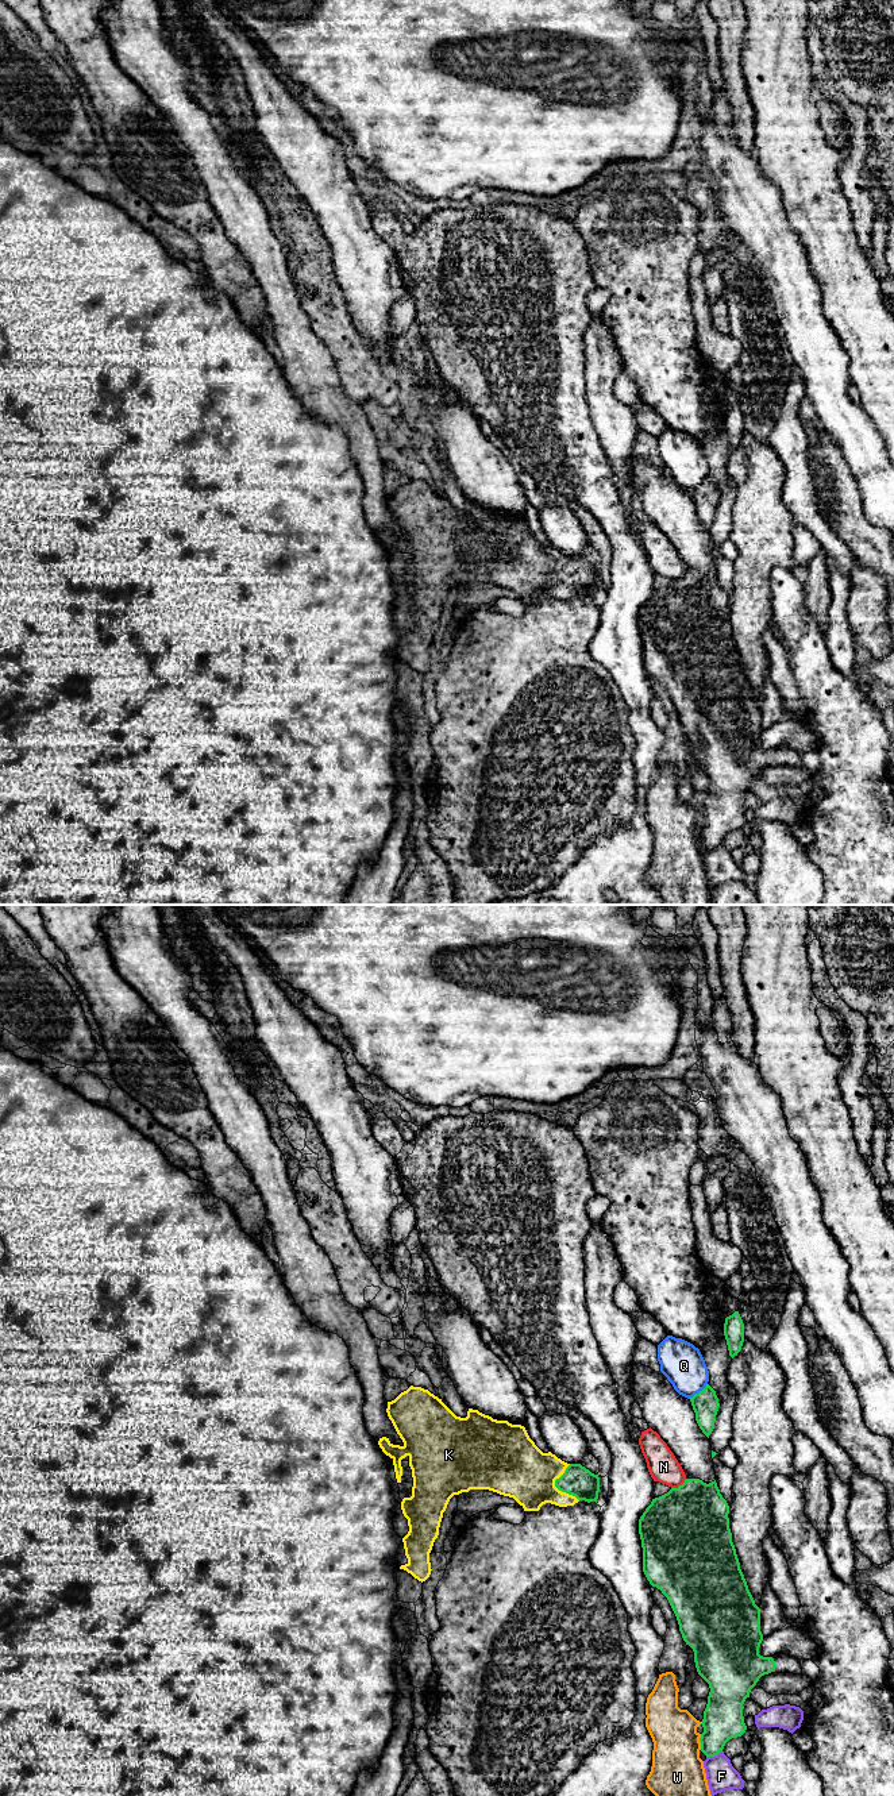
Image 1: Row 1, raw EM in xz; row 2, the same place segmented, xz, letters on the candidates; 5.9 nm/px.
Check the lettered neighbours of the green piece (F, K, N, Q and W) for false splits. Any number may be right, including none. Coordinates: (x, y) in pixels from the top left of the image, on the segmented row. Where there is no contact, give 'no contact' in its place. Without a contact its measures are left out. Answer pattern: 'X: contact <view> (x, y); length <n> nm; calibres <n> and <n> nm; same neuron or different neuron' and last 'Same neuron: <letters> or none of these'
F: contact xz (713, 1756); length 100 nm; calibres 240 and 180 nm; different neuron
K: contact xz (557, 1487); length 240 nm; calibres 180 and 340 nm; same neuron
N: contact xz (679, 1486); length 110 nm; calibres 480 and 180 nm; different neuron
Q: contact xz (700, 1391); length 140 nm; calibres 160 and 260 nm; different neuron
W: contact xz (700, 1741); length 100 nm; calibres 240 and 300 nm; different neuron
Same neuron: K

